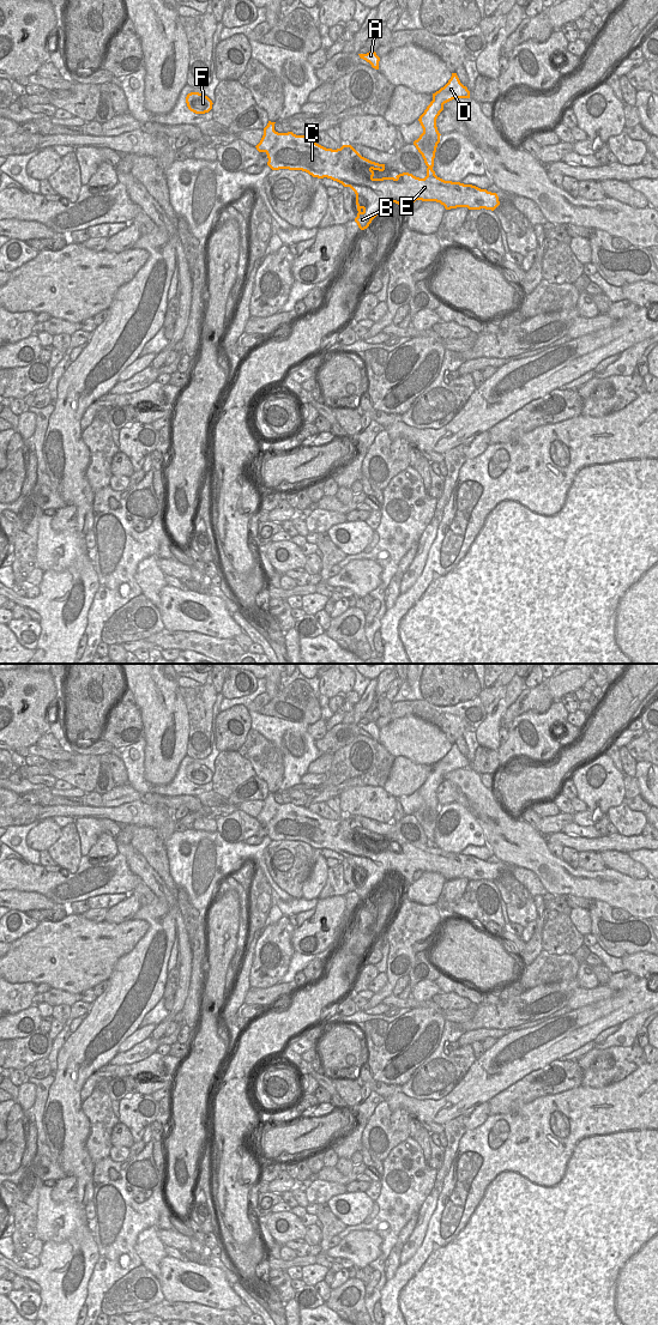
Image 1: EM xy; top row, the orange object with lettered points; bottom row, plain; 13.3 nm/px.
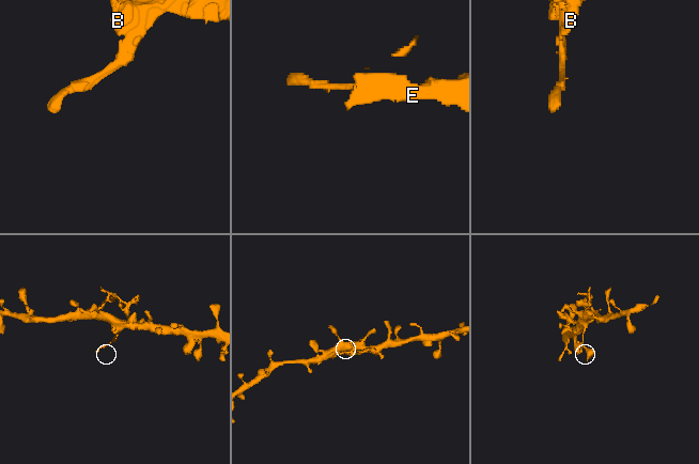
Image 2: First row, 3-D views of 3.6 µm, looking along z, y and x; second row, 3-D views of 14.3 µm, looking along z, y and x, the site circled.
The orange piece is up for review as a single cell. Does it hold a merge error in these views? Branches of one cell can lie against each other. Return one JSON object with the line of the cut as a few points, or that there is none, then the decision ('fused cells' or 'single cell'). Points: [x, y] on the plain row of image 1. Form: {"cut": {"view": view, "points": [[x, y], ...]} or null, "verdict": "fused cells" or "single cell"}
{"cut": {"view": "xy", "points": [[427, 845], [435, 847]]}, "verdict": "fused cells"}

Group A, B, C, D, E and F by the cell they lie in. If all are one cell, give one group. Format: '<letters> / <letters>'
A D / B C E F

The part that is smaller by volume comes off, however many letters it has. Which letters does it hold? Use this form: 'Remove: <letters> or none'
Remove: A, D

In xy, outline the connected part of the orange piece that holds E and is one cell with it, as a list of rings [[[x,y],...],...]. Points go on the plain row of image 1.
[[[268,792],[255,817],[259,823],[267,825],[267,836],[272,841],[302,841],[313,848],[327,848],[350,858],[356,865],[358,884],[355,893],[361,901],[367,900],[388,873],[400,876],[404,884],[413,883],[416,871],[436,872],[446,881],[467,878],[494,882],[500,876],[496,864],[437,847],[419,849],[403,843],[396,848],[374,849],[374,842],[384,842],[385,835],[362,828],[351,816],[326,819],[307,806],[278,804],[274,794]]]

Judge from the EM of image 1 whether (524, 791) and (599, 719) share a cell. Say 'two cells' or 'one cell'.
one cell

